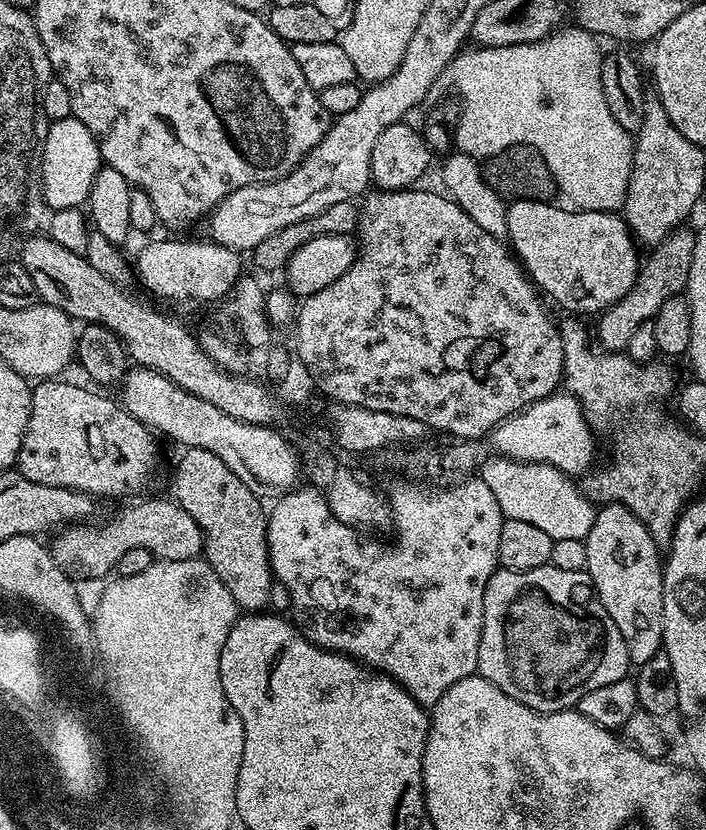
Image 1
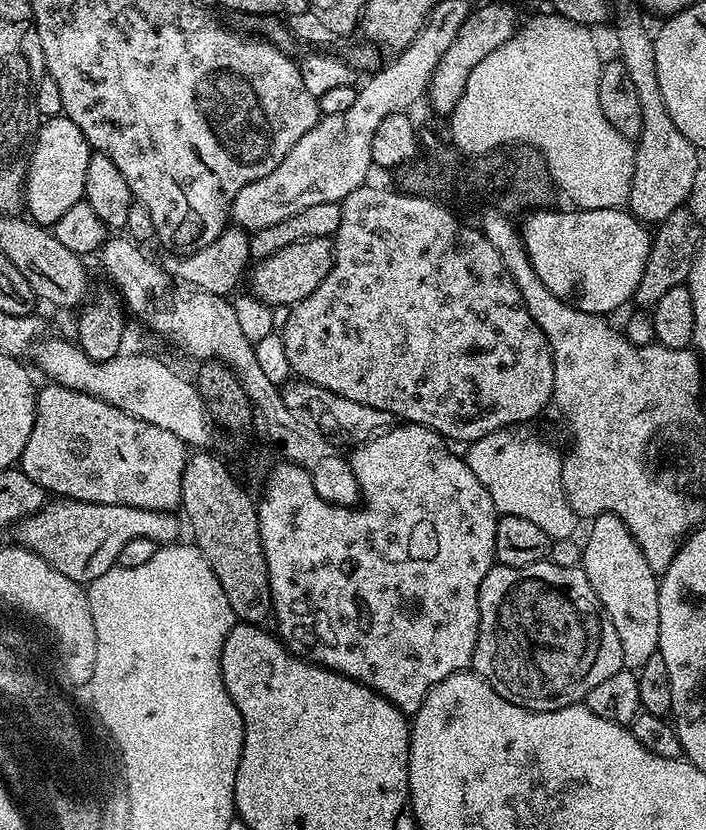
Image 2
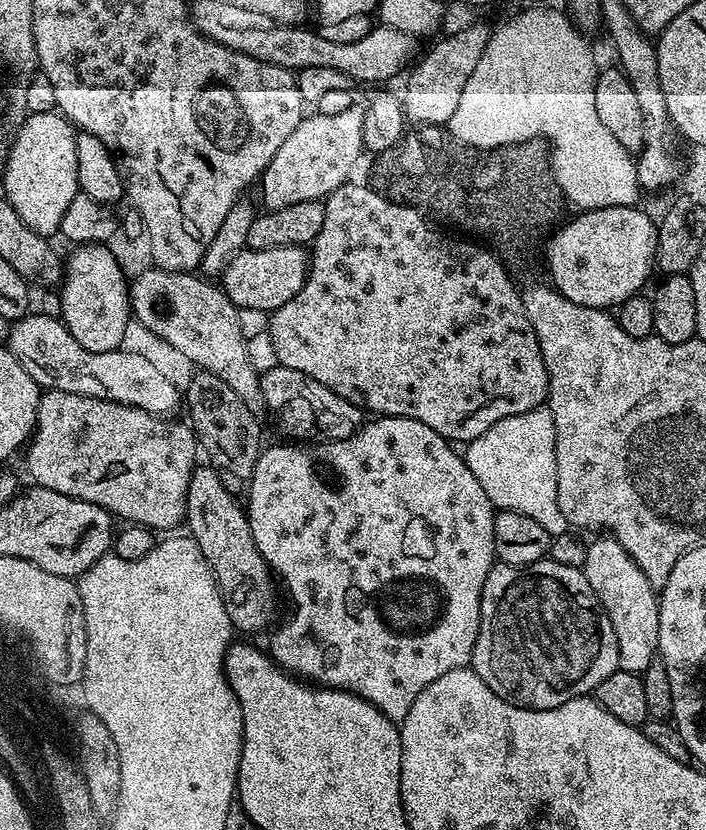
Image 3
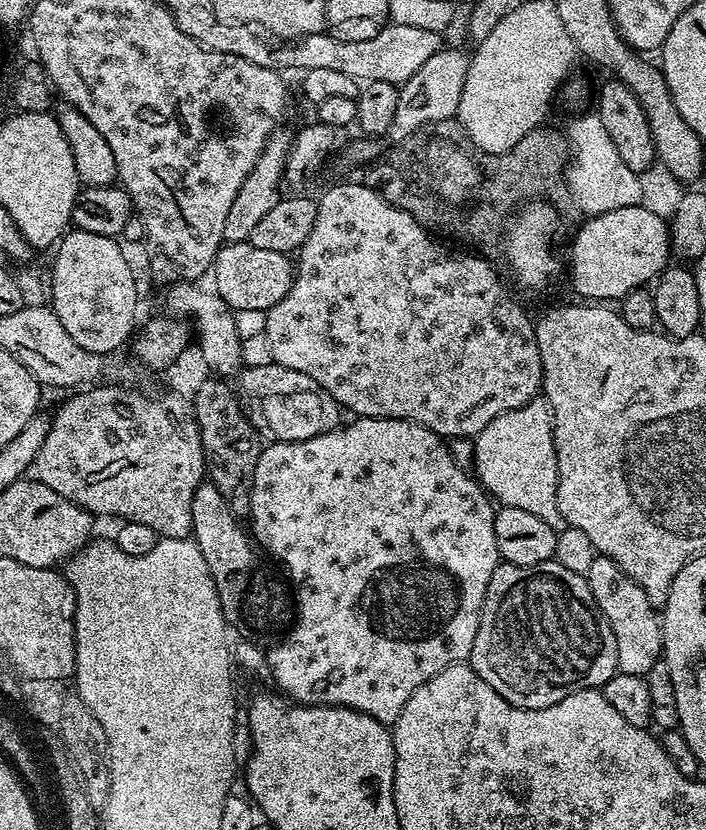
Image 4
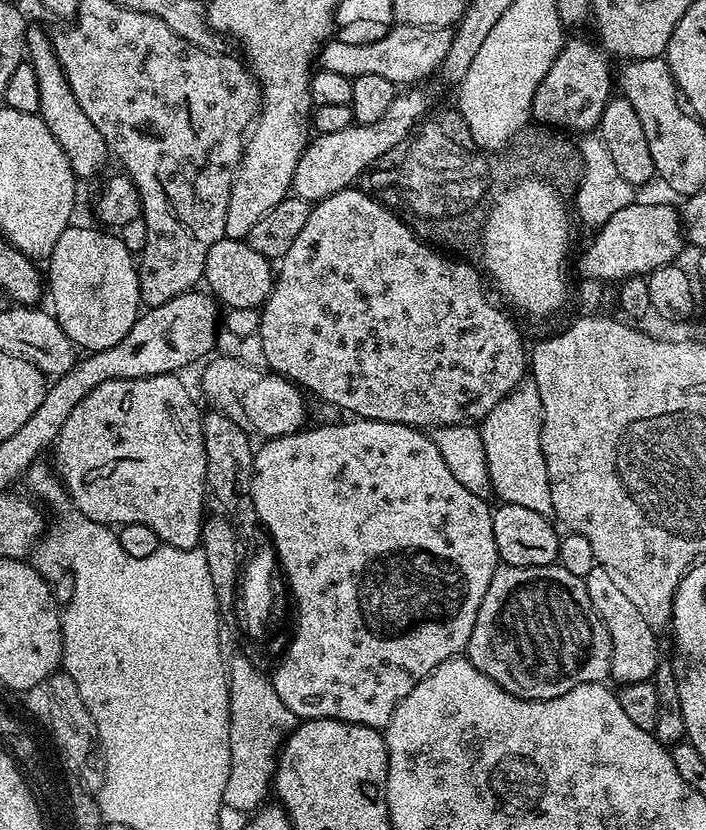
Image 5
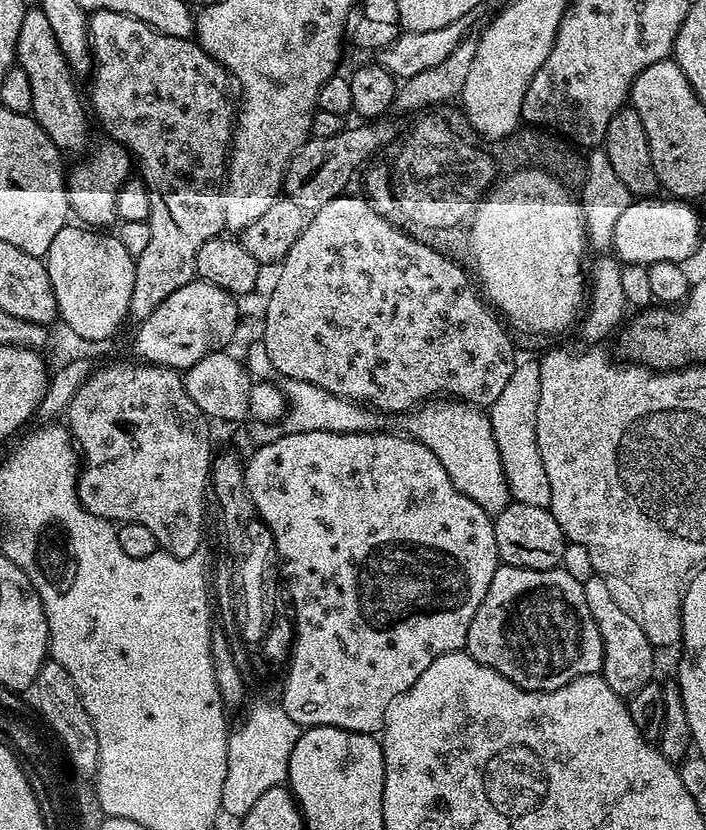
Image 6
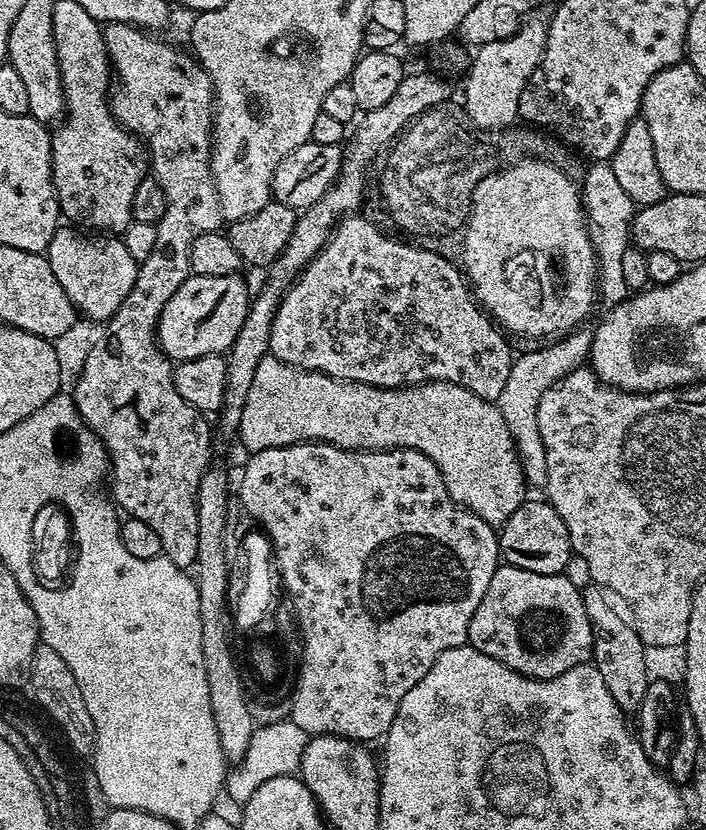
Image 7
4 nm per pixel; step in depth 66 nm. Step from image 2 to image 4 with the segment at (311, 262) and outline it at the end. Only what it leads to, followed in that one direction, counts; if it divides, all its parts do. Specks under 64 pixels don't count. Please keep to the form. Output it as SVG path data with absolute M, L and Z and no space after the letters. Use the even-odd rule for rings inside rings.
M239 240L236 244L223 243L216 251L210 269L211 287L235 313L238 310L262 310L267 312L288 293L294 275L294 264L289 253L278 250L262 250L259 246Z

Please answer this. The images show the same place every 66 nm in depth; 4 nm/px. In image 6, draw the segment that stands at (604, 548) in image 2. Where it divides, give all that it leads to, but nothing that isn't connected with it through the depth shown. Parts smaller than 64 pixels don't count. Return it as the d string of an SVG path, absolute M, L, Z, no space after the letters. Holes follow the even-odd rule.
M594 574L585 582L584 589L586 603L590 605L590 614L594 614L594 622L598 622L598 634L602 634L602 675L606 686L610 686L610 690L614 690L614 694L619 696L632 696L638 690L642 690L642 686L653 683L652 671L656 668L657 653L646 634L642 634L642 626L638 626L638 622L634 622L634 618L630 618L630 614L626 614L622 606L618 606L603 578Z

